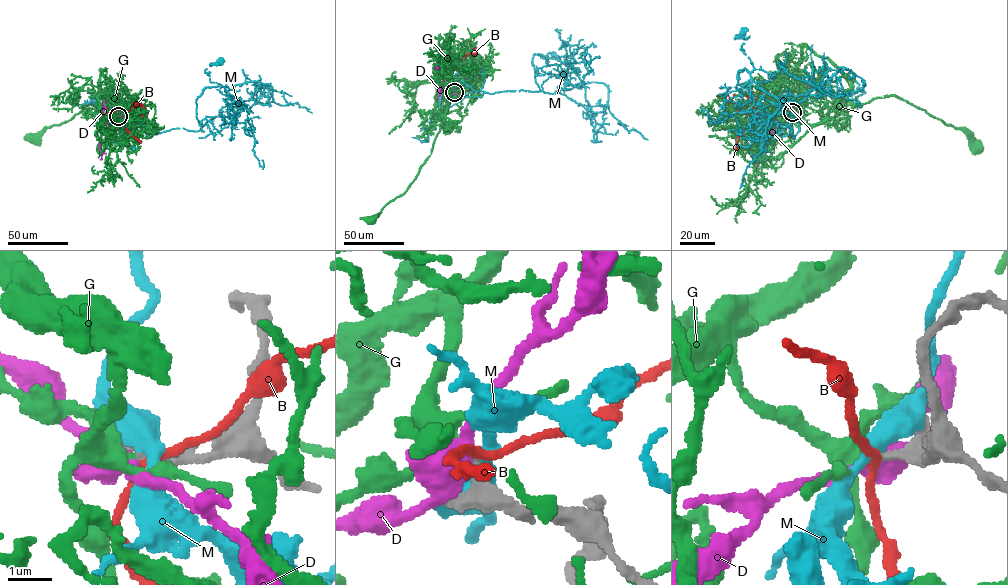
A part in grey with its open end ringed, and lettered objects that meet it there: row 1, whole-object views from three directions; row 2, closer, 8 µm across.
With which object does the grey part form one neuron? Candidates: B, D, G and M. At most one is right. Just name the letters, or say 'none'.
G

